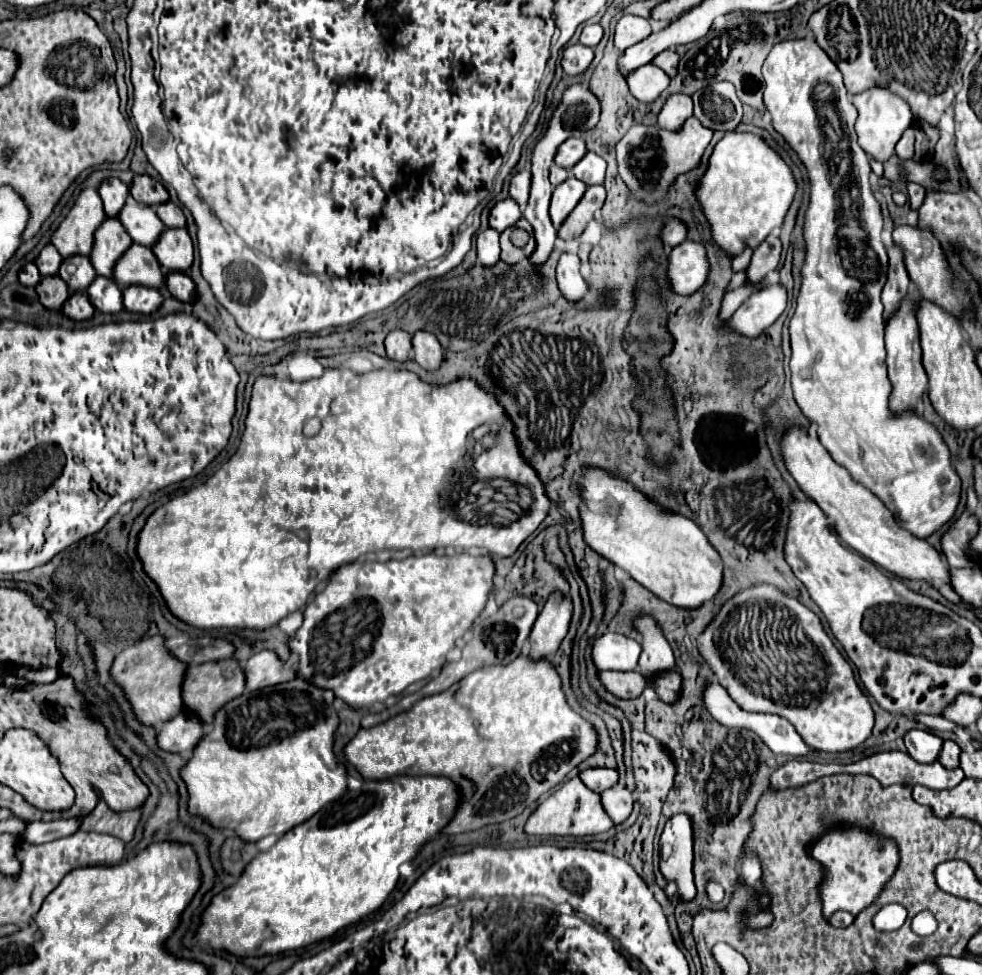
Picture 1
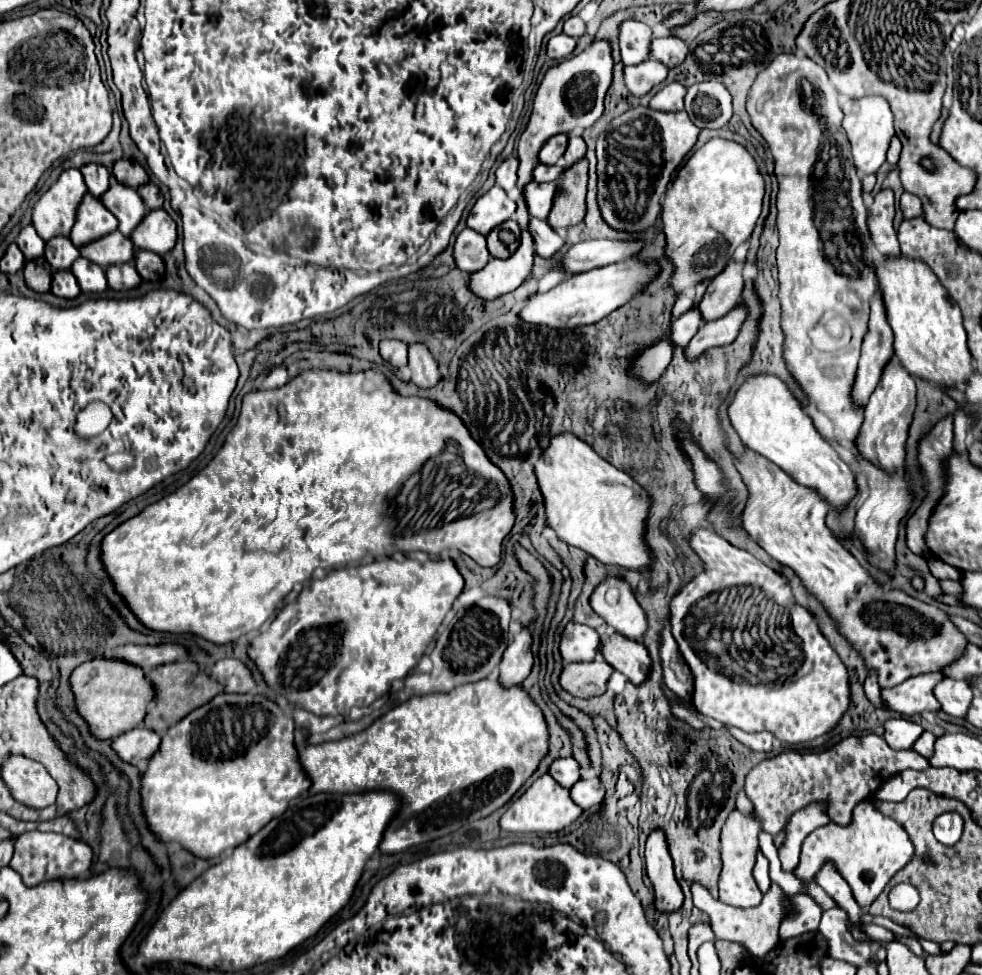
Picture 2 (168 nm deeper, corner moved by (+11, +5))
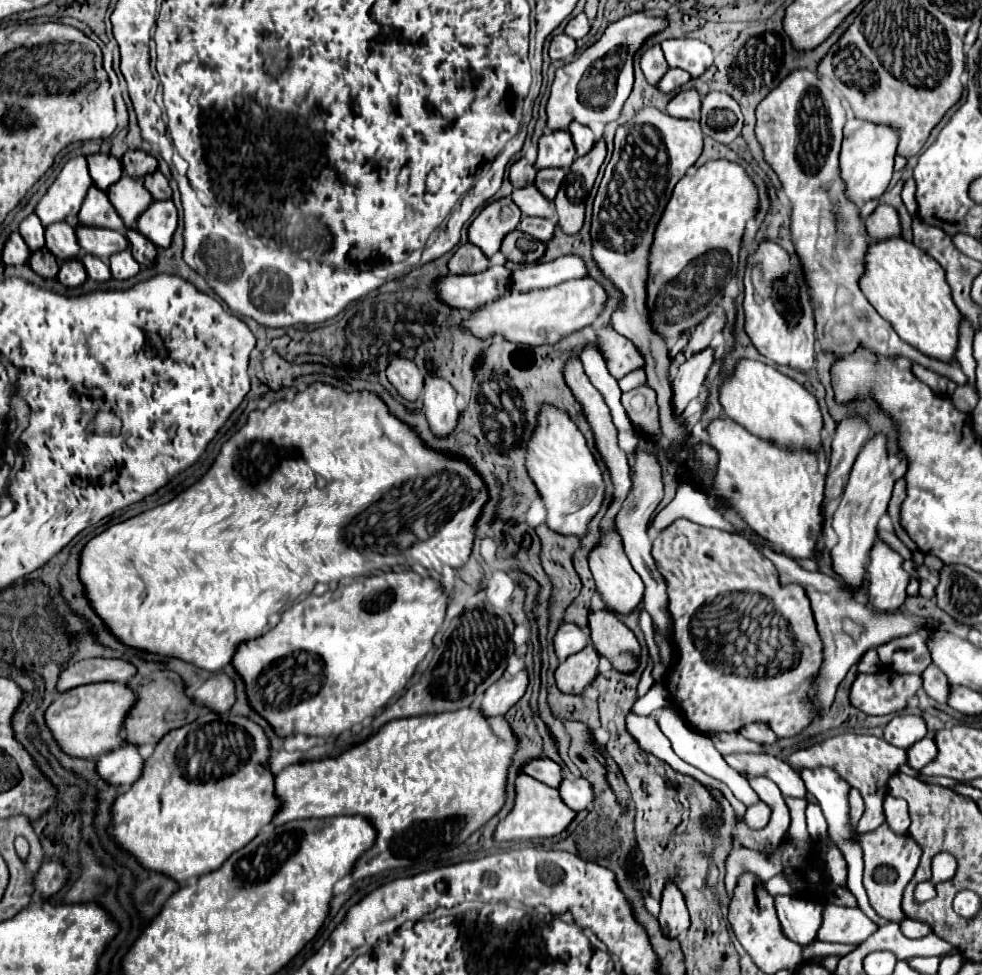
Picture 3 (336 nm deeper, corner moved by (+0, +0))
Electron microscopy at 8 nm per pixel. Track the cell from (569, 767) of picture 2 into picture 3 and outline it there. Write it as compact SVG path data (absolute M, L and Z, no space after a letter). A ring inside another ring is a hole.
M549 758L533 760L531 764L527 764L523 768L523 772L541 780L541 782L545 782L545 784L549 784L549 786L553 786L553 788L557 788L559 782L563 782L563 768Z

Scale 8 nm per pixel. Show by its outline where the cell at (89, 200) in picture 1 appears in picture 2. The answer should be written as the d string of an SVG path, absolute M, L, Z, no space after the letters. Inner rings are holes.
M72 167L62 171L58 181L38 199L32 209L32 225L44 241L56 235L70 235L84 193L88 193L84 177L80 169Z

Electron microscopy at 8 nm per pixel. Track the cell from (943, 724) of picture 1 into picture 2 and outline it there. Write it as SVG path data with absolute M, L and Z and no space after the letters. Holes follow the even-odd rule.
M866 671L866 681L864 681L864 693L866 697L876 705L876 707L882 707L882 701L880 701L880 685L878 685L878 675L876 671Z

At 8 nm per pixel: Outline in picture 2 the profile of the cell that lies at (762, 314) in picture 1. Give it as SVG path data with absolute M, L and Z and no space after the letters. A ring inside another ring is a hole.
M734 307L732 313L726 317L720 317L720 321L708 321L704 323L698 333L692 337L692 341L684 347L686 361L696 361L704 351L712 347L724 347L732 343L746 319L746 309Z

